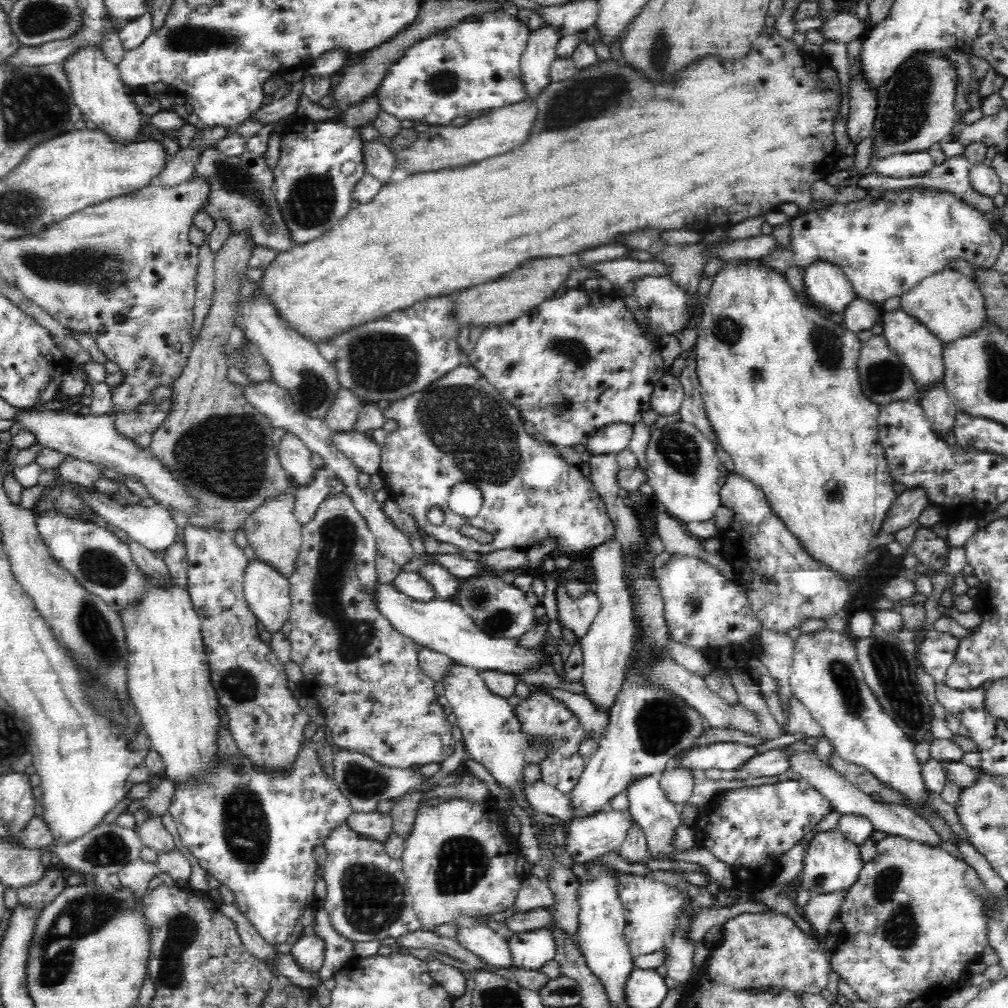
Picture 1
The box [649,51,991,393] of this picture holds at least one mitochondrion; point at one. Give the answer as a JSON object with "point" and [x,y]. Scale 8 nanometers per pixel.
{"point":[908,115]}

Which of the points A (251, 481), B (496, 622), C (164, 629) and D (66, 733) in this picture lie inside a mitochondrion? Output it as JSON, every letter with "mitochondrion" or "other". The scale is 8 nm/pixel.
{"A":"mitochondrion","B":"mitochondrion","C":"other","D":"other"}

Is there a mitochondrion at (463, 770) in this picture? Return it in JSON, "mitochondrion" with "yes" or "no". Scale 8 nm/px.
{"mitochondrion":"no"}

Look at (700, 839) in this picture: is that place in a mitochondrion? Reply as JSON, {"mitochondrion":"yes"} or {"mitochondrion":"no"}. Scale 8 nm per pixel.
{"mitochondrion":"no"}

